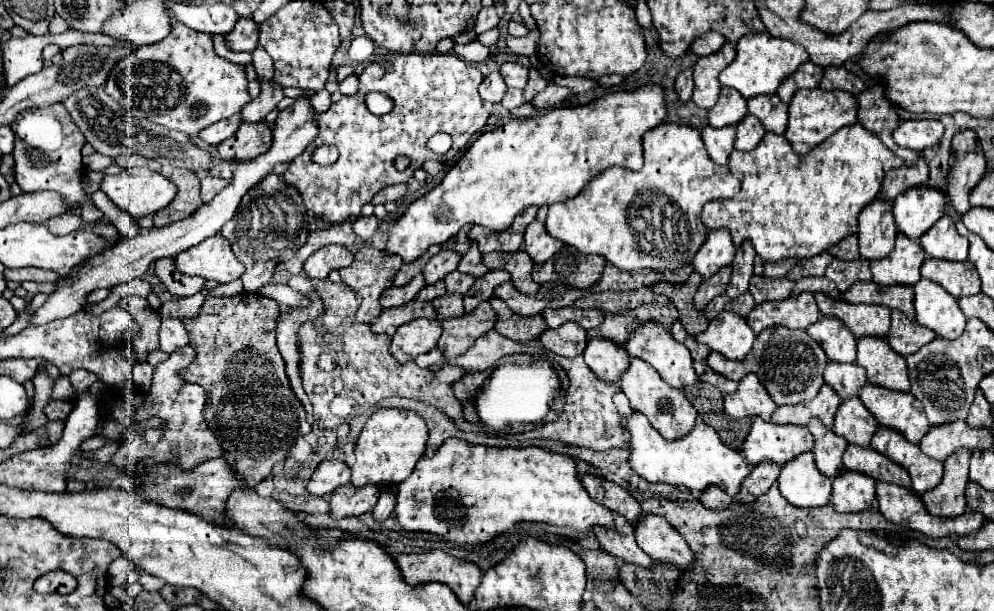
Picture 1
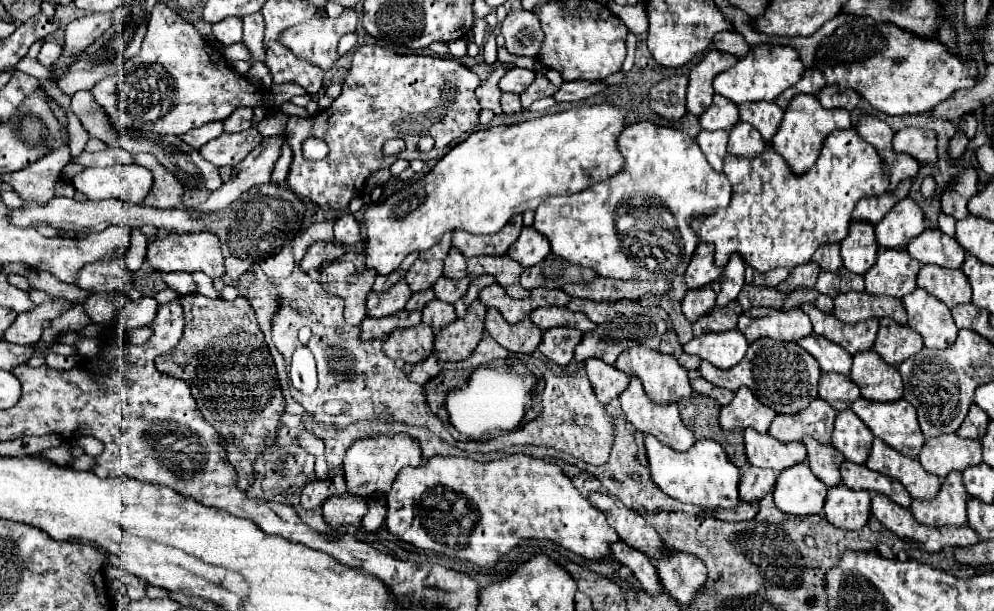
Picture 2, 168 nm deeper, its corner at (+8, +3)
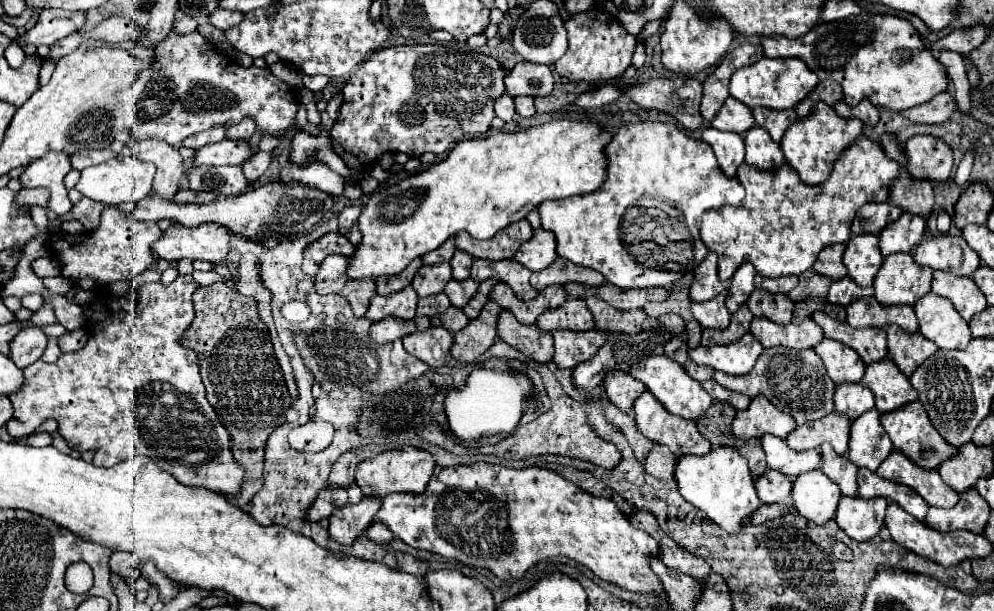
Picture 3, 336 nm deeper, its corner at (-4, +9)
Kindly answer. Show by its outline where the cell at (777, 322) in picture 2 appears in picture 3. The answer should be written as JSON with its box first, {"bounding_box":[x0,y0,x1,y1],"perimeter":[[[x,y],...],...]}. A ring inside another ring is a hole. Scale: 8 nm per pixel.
{"bounding_box":[750,317,822,349],"perimeter":[[[762,317],[754,319],[750,325],[750,333],[754,339],[762,343],[764,349],[770,347],[788,347],[788,349],[814,349],[822,339],[822,329],[812,321],[804,319],[804,323],[790,323],[790,325],[776,325],[772,321],[766,321]]]}

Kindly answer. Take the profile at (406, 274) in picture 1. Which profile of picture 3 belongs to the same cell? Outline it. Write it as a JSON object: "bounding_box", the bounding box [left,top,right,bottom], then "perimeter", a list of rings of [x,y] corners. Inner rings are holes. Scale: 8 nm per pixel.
{"bounding_box":[376,259,422,295],"perimeter":[[[414,259],[414,263],[410,263],[410,267],[406,267],[406,271],[402,271],[402,275],[376,279],[376,293],[378,295],[392,295],[392,293],[402,291],[404,287],[408,287],[412,283],[412,277],[416,275],[416,271],[420,267],[422,267],[422,259]]]}

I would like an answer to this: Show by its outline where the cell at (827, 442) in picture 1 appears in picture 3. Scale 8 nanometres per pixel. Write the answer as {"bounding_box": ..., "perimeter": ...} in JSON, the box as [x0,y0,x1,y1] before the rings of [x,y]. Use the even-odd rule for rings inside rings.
{"bounding_box":[820,443,858,497],"perimeter":[[[824,443],[820,447],[820,455],[822,455],[822,471],[826,473],[826,477],[830,477],[842,491],[842,495],[848,497],[856,497],[858,493],[858,483],[856,483],[856,473],[858,467],[844,455],[836,455],[836,451]]]}

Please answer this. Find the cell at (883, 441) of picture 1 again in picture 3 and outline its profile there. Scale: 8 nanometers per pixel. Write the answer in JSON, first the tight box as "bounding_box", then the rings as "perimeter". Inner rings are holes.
{"bounding_box":[876,451,960,509],"perimeter":[[[892,451],[886,457],[886,461],[878,467],[876,473],[888,481],[902,483],[902,485],[910,487],[930,507],[950,509],[960,499],[960,495],[954,489],[950,489],[950,487],[946,487],[946,483],[942,483],[942,477],[938,475],[938,471],[928,471],[928,469],[914,465],[900,451]]]}

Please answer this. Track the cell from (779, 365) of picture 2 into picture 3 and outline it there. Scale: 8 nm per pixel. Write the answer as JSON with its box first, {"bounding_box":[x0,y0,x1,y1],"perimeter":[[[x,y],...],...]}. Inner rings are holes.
{"bounding_box":[714,347,834,421],"perimeter":[[[774,347],[774,349],[764,349],[760,359],[756,361],[754,369],[748,375],[734,377],[726,373],[716,373],[714,379],[730,391],[744,393],[748,397],[756,397],[758,393],[764,395],[776,409],[790,413],[796,421],[806,421],[812,419],[822,419],[824,415],[832,413],[834,409],[834,383],[826,375],[826,369],[822,365],[822,359],[814,353],[814,349],[806,351],[790,351],[786,347]],[[798,411],[804,411],[802,415]]]}

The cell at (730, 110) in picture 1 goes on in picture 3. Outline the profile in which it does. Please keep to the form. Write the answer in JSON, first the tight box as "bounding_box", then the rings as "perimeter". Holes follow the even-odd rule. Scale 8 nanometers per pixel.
{"bounding_box":[710,97,756,135],"perimeter":[[[728,97],[710,125],[716,127],[718,131],[730,131],[730,133],[742,135],[756,123],[754,123],[750,107],[738,103],[738,99],[734,99],[734,97]]]}

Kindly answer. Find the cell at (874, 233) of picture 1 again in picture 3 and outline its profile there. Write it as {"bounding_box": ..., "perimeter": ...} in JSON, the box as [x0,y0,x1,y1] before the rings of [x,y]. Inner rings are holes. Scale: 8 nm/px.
{"bounding_box":[842,235,884,287],"perimeter":[[[858,235],[846,243],[842,263],[848,269],[848,277],[854,279],[860,287],[870,287],[884,257],[878,249],[876,235]]]}

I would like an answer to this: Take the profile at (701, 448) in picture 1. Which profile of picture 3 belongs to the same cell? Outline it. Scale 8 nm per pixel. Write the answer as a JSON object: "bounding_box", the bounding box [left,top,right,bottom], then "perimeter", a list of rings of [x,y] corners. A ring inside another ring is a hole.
{"bounding_box":[676,447,760,533],"perimeter":[[[730,447],[712,449],[702,457],[686,455],[678,459],[676,481],[682,497],[704,511],[716,525],[720,525],[728,533],[738,533],[740,527],[744,527],[744,523],[750,519],[750,515],[760,507],[760,499],[756,495],[754,479],[746,467],[746,459],[742,459],[738,451],[730,451]]]}

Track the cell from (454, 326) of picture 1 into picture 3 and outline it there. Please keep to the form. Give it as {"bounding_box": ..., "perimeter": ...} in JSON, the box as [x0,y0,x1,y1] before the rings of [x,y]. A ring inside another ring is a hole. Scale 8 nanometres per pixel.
{"bounding_box":[450,301,500,363],"perimeter":[[[488,301],[480,315],[454,335],[454,345],[450,349],[452,357],[462,363],[474,363],[480,355],[484,355],[496,341],[498,315],[500,307],[494,301]]]}

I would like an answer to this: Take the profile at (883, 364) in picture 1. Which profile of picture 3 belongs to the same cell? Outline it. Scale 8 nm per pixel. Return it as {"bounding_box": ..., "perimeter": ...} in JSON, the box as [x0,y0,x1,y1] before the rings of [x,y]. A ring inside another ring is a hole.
{"bounding_box":[860,359,916,413],"perimeter":[[[882,359],[866,367],[866,375],[860,383],[874,393],[878,413],[890,413],[916,401],[916,391],[908,377],[890,359]]]}

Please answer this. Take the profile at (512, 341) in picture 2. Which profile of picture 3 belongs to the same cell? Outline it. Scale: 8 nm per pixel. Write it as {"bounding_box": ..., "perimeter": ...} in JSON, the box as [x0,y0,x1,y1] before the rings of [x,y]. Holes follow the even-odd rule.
{"bounding_box":[498,311,554,363],"perimeter":[[[502,311],[498,317],[498,335],[510,347],[524,353],[528,359],[536,363],[548,363],[554,357],[552,349],[552,333],[542,333],[536,325],[522,325],[510,315],[510,311]]]}

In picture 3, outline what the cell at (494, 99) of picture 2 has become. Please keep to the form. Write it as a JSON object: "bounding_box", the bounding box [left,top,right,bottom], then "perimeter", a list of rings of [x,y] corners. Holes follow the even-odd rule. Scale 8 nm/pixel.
{"bounding_box":[494,93,514,123],"perimeter":[[[504,93],[500,99],[496,99],[494,109],[496,109],[496,115],[502,121],[506,121],[506,123],[512,121],[512,117],[514,117],[514,99],[508,93]]]}

